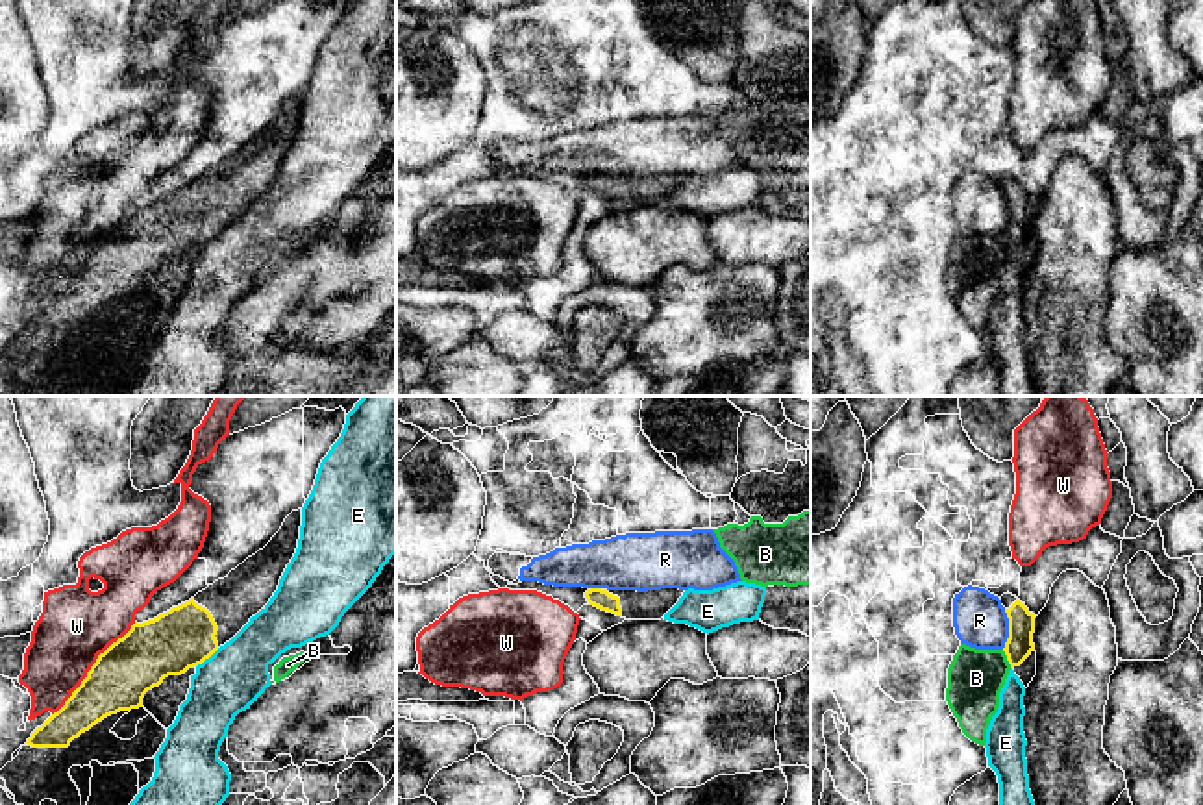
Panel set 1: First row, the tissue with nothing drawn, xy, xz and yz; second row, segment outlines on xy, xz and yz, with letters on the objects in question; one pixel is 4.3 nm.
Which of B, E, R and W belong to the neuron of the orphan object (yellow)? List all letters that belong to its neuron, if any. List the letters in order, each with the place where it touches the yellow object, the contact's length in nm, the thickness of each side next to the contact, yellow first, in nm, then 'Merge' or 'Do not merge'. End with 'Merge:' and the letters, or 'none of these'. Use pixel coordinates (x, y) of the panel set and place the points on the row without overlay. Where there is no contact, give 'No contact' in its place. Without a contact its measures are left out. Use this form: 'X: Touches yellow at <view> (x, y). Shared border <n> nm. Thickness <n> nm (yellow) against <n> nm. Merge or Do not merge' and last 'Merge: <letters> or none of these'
B: Touches yellow at yz (1007, 245). Shared border 90 nm. Thickness 120 nm (yellow) against 240 nm. Do not merge
E: Touches yellow at xy (208, 243). Shared border 130 nm. Thickness 280 nm (yellow) against 280 nm. Do not merge
R: Touches yellow at yz (1009, 215). Shared border 180 nm. Thickness 120 nm (yellow) against 240 nm. Do not merge
W: Touches yellow at xy (91, 252). Shared border 550 nm. Thickness 260 nm (yellow) against 320 nm. Do not merge
Merge: none of these

